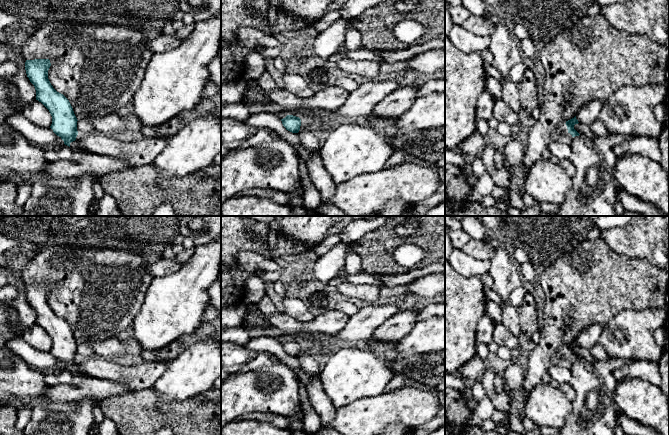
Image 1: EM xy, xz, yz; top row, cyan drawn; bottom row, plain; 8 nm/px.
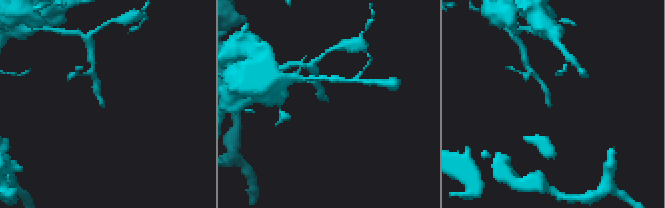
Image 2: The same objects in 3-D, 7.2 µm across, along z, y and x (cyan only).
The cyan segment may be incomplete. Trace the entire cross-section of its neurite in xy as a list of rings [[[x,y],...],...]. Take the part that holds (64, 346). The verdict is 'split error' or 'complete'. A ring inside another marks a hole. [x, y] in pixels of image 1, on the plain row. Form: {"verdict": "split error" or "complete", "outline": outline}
{"verdict": "split error", "outline": [[[34,283],[25,286],[27,301],[36,314],[36,324],[41,326],[52,340],[50,352],[64,365],[65,369],[74,375],[74,380],[70,384],[80,386],[90,376],[76,364],[78,344],[69,324],[51,309],[48,303],[50,290],[49,283]]]}

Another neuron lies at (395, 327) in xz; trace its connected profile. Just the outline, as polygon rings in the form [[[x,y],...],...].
[[[414,307],[395,313],[372,333],[371,338],[385,343],[397,343],[417,323],[416,317],[420,311]]]

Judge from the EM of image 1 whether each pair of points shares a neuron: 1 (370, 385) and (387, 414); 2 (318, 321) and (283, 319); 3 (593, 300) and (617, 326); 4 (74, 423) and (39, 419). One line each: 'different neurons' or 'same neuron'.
1: different neurons
2: same neuron
3: different neurons
4: same neuron

